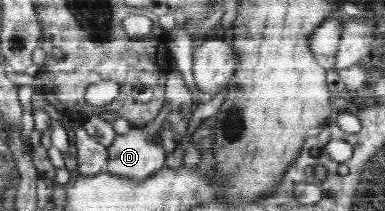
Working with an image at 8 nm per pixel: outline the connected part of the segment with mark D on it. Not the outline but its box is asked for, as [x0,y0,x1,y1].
[103,128,167,186]

